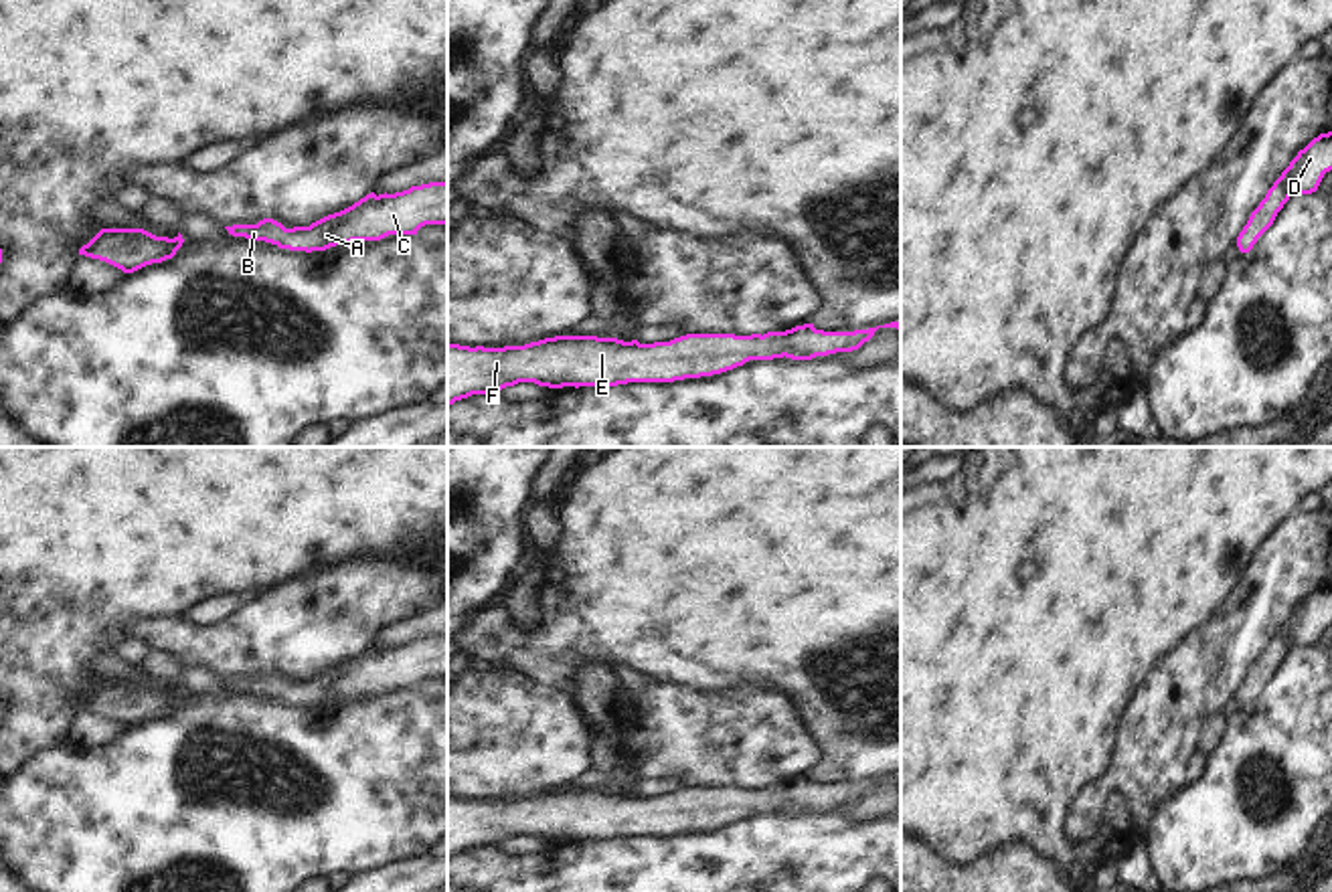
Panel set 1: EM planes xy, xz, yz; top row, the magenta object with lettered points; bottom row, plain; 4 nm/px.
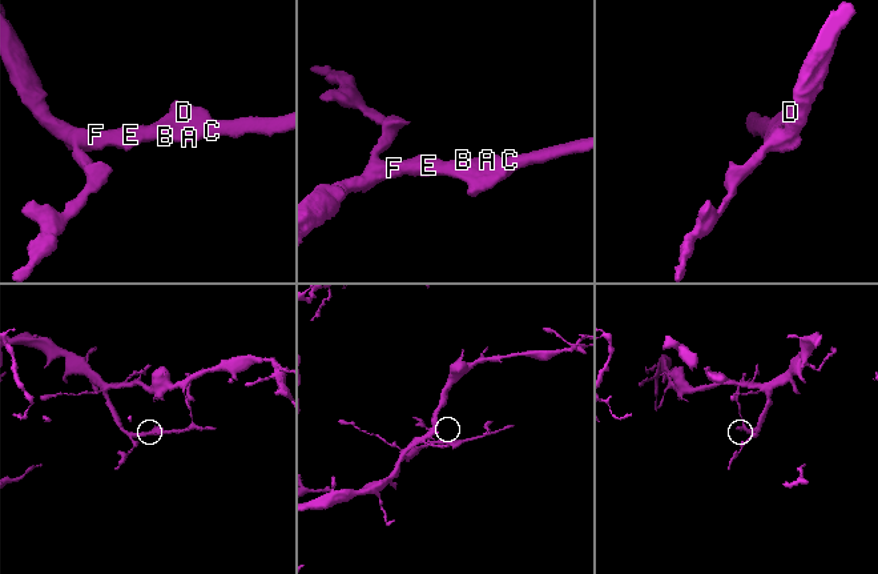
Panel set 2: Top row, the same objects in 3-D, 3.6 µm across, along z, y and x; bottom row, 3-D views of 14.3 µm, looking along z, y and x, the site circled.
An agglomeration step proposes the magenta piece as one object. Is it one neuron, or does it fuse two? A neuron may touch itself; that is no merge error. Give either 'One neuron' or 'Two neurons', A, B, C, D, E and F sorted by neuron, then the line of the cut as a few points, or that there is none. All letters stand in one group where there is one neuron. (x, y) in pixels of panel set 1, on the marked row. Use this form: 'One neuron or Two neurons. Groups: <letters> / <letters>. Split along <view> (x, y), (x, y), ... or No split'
One neuron. Groups: A B C D E F. No split.

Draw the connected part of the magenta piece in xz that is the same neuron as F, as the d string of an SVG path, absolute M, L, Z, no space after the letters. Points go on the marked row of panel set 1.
M901 322L854 332L824 332L816 330L814 324L804 324L785 332L767 332L763 336L686 334L670 342L654 344L597 336L555 336L524 346L504 348L447 344L447 407L472 394L498 394L502 388L518 382L534 382L549 388L674 382L721 374L743 366L749 360L773 360L783 356L792 360L812 360L816 356L858 350L879 328L897 328L901 332Z

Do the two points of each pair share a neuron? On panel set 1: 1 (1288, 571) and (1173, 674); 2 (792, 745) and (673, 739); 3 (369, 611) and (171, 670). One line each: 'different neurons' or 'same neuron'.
1: same neuron
2: same neuron
3: different neurons

